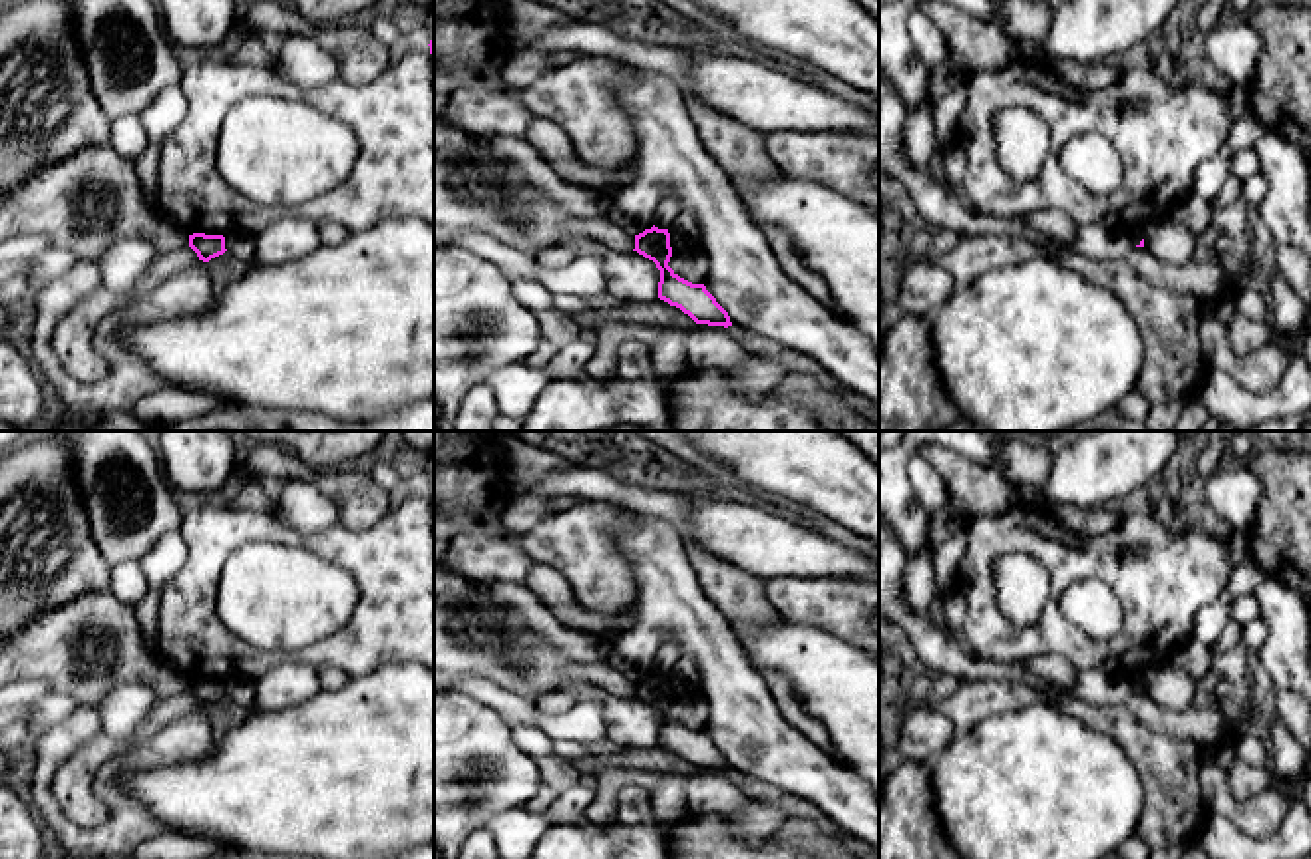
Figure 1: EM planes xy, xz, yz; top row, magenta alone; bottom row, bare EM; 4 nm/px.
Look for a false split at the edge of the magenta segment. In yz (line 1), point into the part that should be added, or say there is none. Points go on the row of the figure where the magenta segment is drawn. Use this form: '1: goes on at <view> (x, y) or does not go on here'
1: does not go on here

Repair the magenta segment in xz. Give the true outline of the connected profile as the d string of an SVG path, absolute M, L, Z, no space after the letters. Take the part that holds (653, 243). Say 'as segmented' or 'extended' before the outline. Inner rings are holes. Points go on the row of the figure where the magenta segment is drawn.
as segmented | M651 227L635 235L635 249L660 270L658 298L680 308L696 324L732 326L728 312L716 302L704 284L680 278L670 266L672 247L668 229Z

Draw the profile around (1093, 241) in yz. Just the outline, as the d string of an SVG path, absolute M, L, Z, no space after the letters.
M1080 225L1072 243L1066 247L1088 258L1124 258L1128 235L1122 231L1108 231L1100 225Z

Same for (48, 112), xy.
M18 0L0 12L0 193L40 167L107 141L111 125L92 91L68 0Z

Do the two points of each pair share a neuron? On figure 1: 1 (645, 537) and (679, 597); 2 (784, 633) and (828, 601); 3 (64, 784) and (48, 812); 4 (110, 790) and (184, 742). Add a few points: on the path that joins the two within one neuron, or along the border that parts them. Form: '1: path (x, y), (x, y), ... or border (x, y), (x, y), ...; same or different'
1: path (657, 551), (665, 583); same
2: border (780, 615), (824, 629), (842, 641); different
3: border (70, 756), (52, 798), (92, 828); different
4: path (118, 768), (126, 760), (162, 750); same

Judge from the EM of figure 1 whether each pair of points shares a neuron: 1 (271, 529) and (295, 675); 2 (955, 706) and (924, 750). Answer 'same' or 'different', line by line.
1: different
2: different

